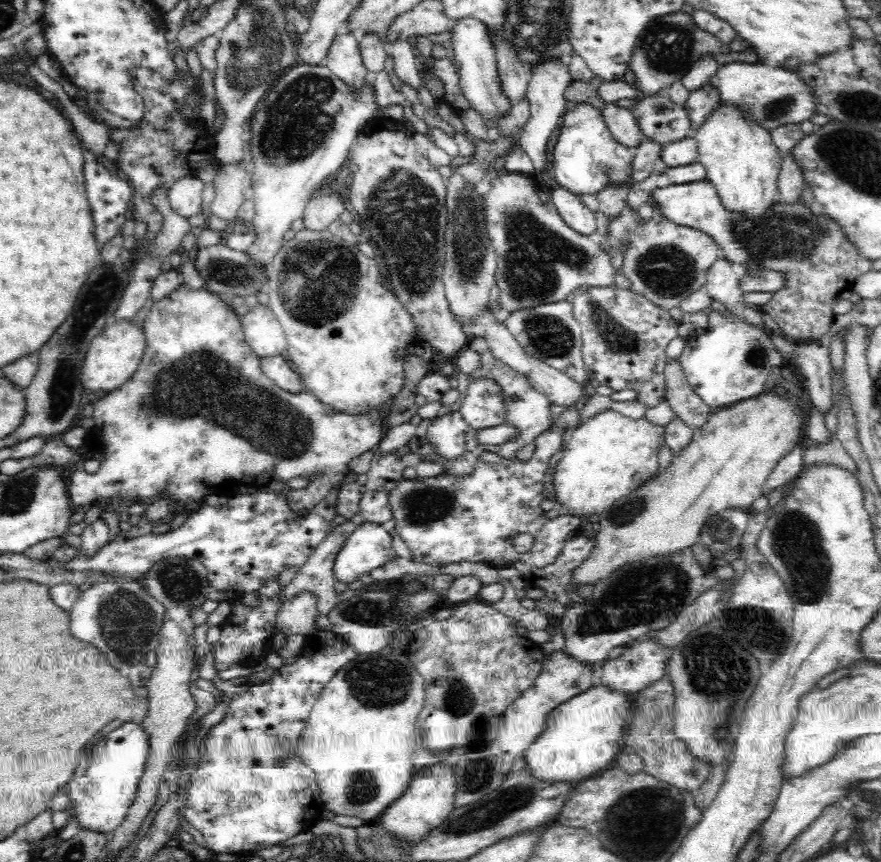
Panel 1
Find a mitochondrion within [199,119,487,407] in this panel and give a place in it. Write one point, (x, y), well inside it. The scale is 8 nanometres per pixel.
(406, 213)

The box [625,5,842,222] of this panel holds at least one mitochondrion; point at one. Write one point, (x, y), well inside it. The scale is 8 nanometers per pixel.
(667, 47)

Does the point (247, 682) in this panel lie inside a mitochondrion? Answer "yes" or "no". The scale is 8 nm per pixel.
no

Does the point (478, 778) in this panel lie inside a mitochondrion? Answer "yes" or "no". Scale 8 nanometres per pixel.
yes

